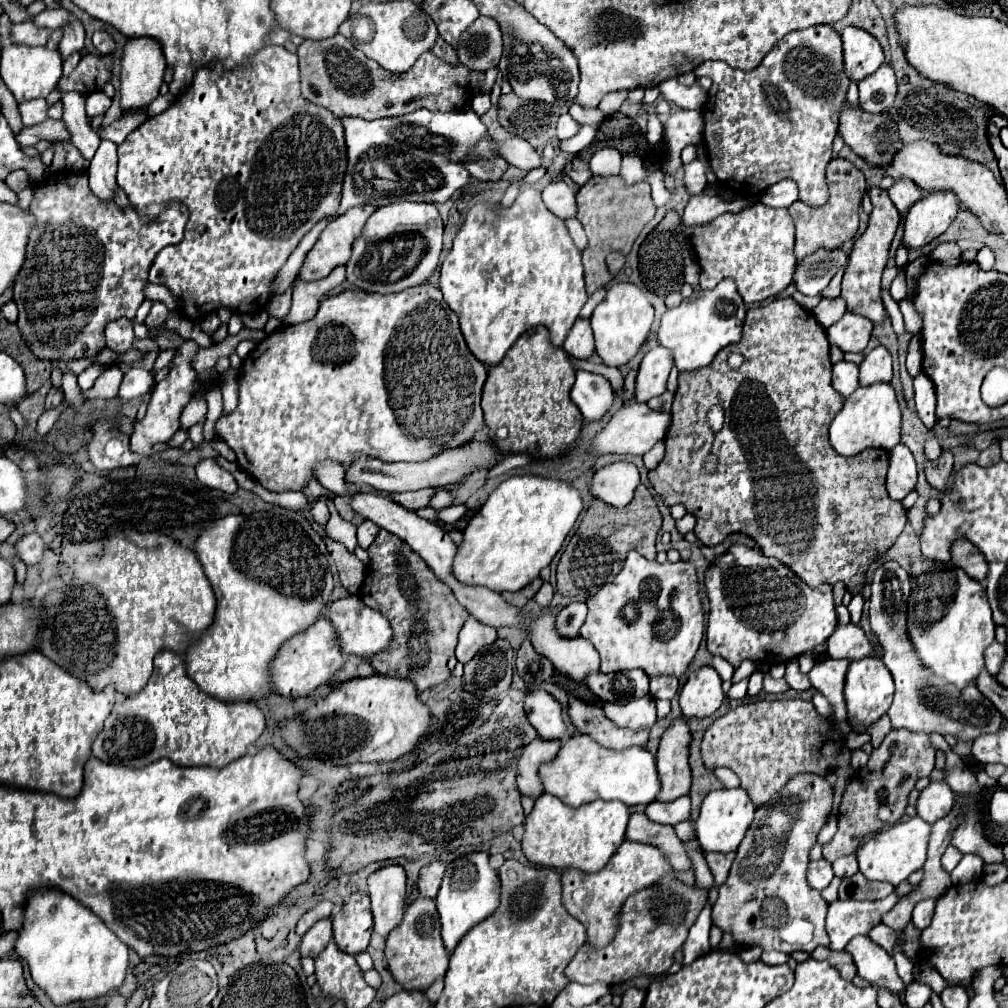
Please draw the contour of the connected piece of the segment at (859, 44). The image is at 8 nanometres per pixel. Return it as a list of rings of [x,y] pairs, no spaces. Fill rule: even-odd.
[[[847,26],[841,32],[843,40],[843,64],[845,64],[845,74],[859,82],[873,74],[883,62],[883,50],[879,42],[865,30]]]

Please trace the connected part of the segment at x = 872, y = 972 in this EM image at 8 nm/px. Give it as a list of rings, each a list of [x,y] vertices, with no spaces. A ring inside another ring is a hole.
[[[855,936],[845,946],[845,950],[853,956],[857,974],[867,982],[891,992],[903,992],[907,988],[907,984],[895,970],[893,958],[867,936]]]

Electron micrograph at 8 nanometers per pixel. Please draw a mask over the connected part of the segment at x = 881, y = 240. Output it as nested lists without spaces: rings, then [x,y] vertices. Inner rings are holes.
[[[869,188],[869,198],[873,202],[873,212],[869,216],[869,226],[867,230],[863,232],[863,236],[859,236],[853,244],[853,250],[849,254],[849,266],[847,266],[847,272],[843,276],[843,284],[841,284],[841,298],[847,302],[849,310],[853,312],[859,312],[861,316],[869,318],[875,326],[883,324],[885,318],[887,318],[887,310],[881,302],[881,272],[887,264],[887,258],[889,258],[889,248],[891,248],[891,242],[893,242],[893,236],[897,232],[897,224],[899,224],[899,212],[895,208],[895,204],[889,200],[889,194],[887,190],[883,188]]]

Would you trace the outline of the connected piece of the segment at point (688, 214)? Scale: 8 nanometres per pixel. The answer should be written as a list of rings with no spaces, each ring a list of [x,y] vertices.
[[[699,194],[699,196],[691,196],[685,214],[683,214],[683,224],[687,228],[693,226],[703,226],[705,222],[715,220],[719,214],[723,212],[737,212],[741,208],[745,208],[747,202],[745,200],[721,200],[719,196],[709,196],[709,194]]]

